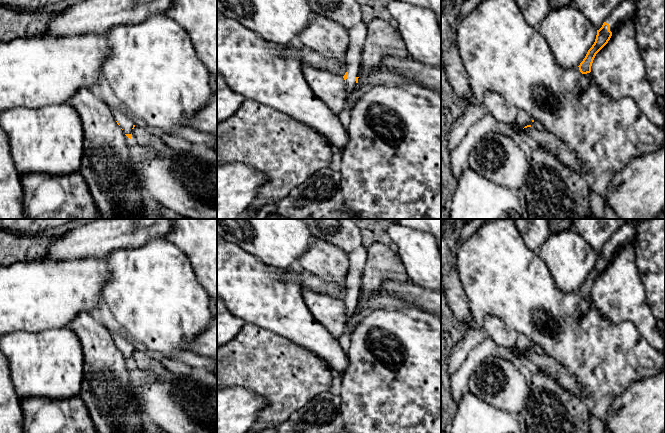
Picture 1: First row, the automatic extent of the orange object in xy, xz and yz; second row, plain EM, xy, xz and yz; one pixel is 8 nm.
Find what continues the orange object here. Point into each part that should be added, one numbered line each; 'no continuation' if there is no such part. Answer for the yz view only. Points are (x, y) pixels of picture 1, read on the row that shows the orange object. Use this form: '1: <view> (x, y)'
1: yz (625, 10)

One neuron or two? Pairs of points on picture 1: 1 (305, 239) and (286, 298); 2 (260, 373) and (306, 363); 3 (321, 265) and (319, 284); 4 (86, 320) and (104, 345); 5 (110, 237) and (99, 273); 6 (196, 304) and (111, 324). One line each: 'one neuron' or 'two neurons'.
1: two neurons
2: one neuron
3: two neurons
4: one neuron
5: two neurons
6: two neurons

